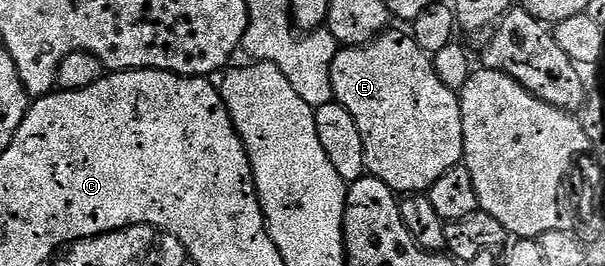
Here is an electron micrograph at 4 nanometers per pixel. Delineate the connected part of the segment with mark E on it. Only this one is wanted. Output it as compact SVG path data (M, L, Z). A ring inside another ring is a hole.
M385 30L368 44L341 47L330 70L335 103L350 110L350 118L362 134L362 150L367 175L386 182L397 194L424 194L455 164L464 159L462 110L459 95L438 78L432 56L418 46L407 31Z

